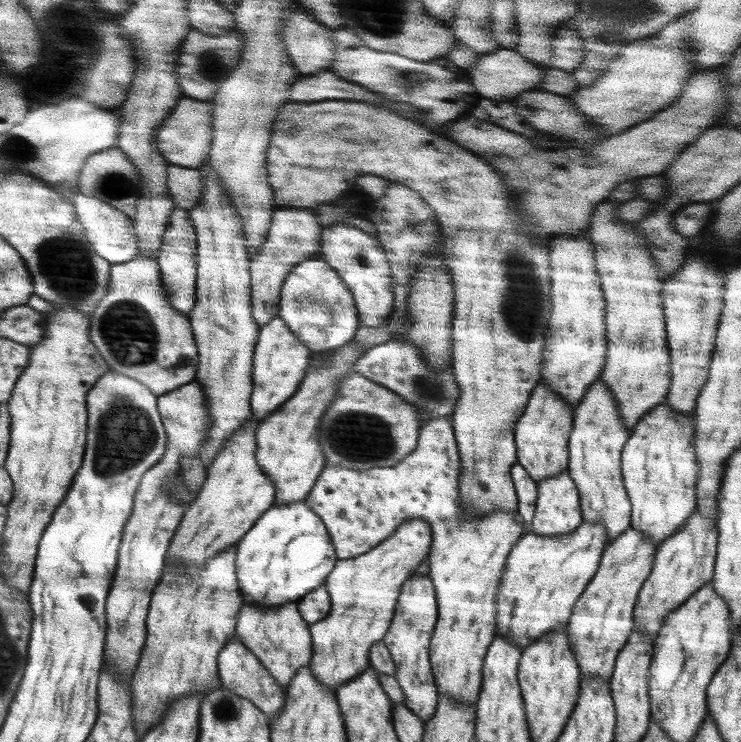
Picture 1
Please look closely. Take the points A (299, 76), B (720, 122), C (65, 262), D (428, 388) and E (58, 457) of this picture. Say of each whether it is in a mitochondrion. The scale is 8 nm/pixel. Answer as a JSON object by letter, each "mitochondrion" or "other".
{"A":"other","B":"other","C":"mitochondrion","D":"mitochondrion","E":"other"}

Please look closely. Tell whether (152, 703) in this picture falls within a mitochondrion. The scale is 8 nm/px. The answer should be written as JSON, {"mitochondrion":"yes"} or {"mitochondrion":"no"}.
{"mitochondrion":"no"}

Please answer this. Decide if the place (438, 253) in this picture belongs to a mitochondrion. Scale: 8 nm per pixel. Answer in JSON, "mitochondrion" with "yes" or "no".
{"mitochondrion":"no"}

